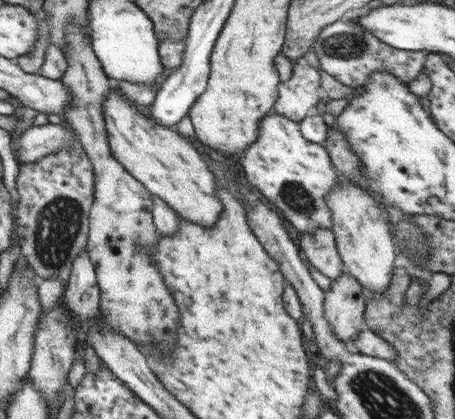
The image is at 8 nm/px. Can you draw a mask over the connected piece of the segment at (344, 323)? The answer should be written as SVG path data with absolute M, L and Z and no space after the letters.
M349 273L332 280L330 291L324 292L323 312L332 334L340 342L354 340L362 331L368 330L364 320L367 292L360 282Z

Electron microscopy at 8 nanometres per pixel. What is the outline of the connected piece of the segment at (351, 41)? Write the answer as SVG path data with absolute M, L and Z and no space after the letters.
M342 19L324 26L318 38L314 40L311 50L316 52L320 61L320 68L330 76L334 76L338 82L342 82L351 88L366 86L370 80L370 74L386 71L394 74L398 82L404 82L410 86L412 80L425 68L425 57L430 52L400 50L382 42L374 33L364 29L358 19Z

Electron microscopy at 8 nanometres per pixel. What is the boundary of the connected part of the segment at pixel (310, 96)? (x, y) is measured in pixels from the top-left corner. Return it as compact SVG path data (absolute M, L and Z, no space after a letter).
M294 61L292 78L278 84L278 100L273 111L299 123L306 116L315 113L317 103L323 95L318 70L310 65L301 66Z

